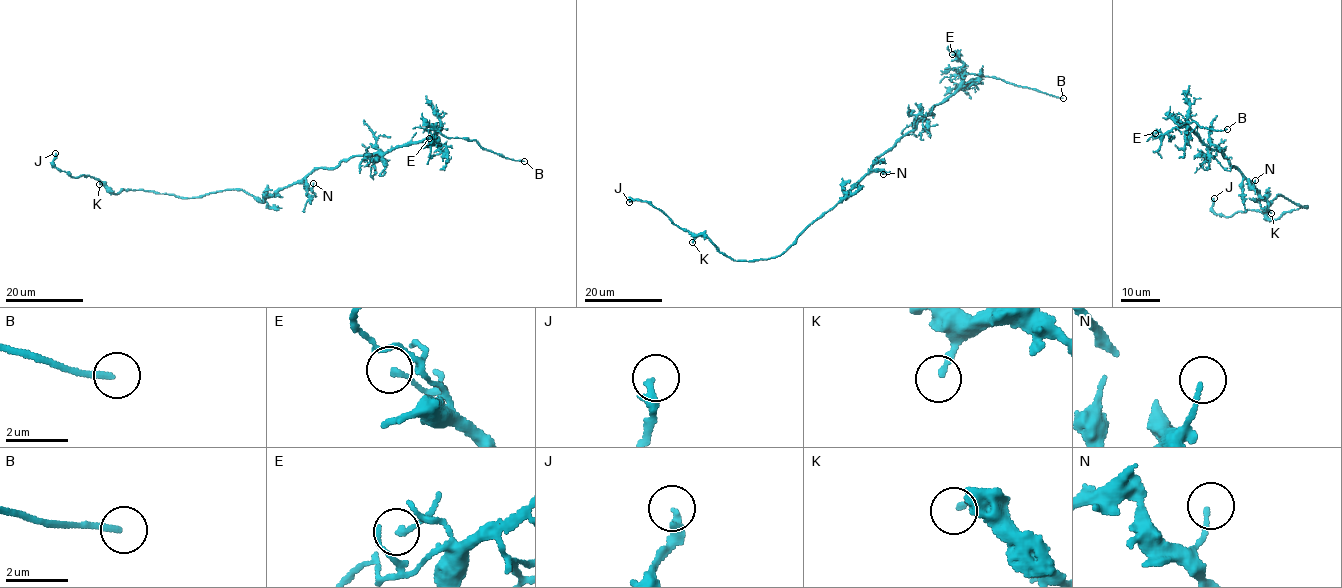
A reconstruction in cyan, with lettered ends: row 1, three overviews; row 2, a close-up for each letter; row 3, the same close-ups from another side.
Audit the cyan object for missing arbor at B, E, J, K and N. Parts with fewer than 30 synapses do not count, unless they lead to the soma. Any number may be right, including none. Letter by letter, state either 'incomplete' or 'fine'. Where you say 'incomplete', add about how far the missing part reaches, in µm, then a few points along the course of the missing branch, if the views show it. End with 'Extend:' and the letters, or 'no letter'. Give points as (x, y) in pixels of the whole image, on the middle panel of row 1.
B: incomplete; about 40 µm are missing
E: fine
J: fine
K: fine
N: fine
Extend: B

